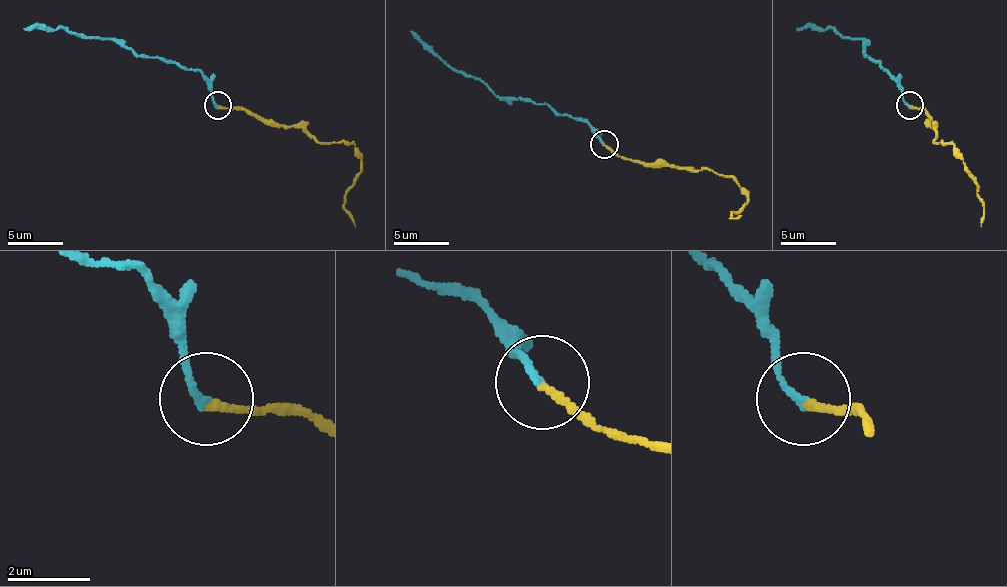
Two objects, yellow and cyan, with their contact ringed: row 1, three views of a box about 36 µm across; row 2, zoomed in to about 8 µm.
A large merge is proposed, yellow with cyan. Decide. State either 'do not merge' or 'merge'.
merge

